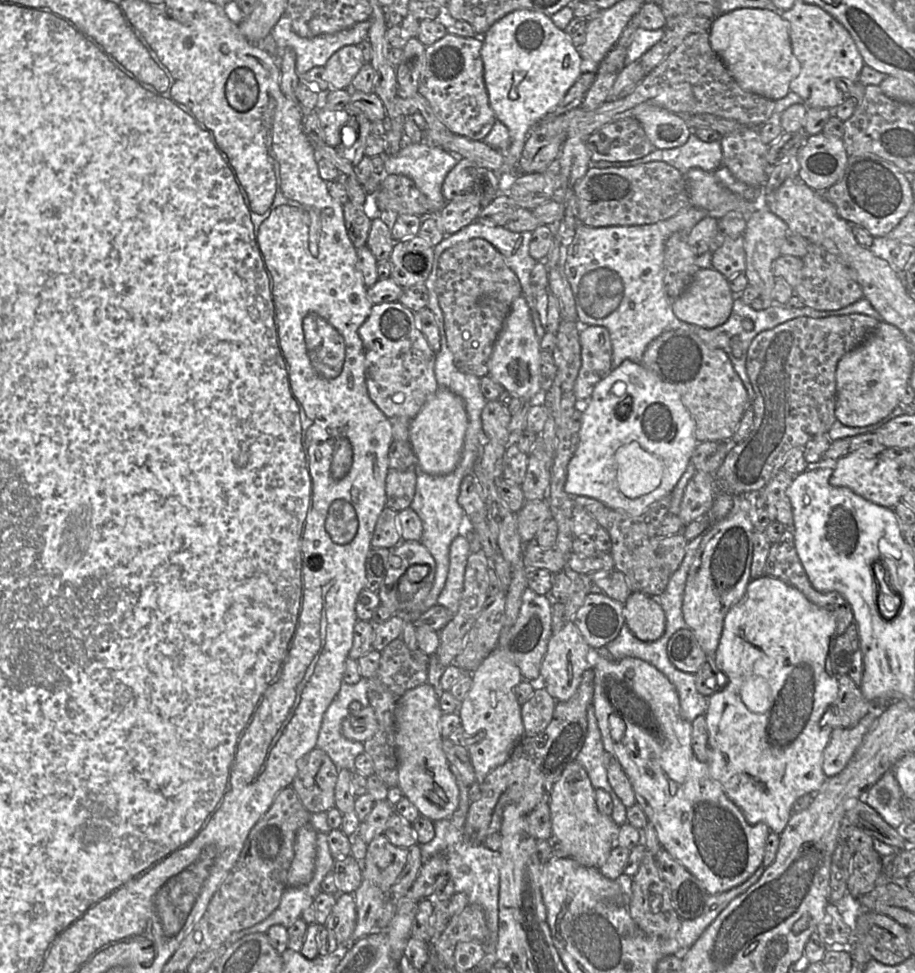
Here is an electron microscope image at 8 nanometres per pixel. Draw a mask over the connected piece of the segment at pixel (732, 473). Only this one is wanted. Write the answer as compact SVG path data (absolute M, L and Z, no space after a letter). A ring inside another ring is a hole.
M859 313L823 318L801 316L779 324L773 329L760 332L753 339L746 360L747 374L755 392L752 402L754 421L751 431L742 442L731 445L724 462L714 473L696 471L690 479L677 514L685 525L706 516L719 493L735 496L762 491L783 469L785 459L792 449L803 448L812 437L829 431L836 421L835 373L838 361L872 334L879 323L877 319Z

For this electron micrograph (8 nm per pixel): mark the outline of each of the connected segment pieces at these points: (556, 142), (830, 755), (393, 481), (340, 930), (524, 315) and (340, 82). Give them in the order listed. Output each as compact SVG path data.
M566 114L530 130L518 163L521 174L543 173L552 161L559 159L566 141Z
M875 708L852 728L832 729L830 740L823 752L822 769L826 778L837 775L846 767L880 710L882 709Z
M417 467L407 470L389 469L386 476L386 506L399 512L409 507L414 498Z
M340 893L337 895L325 926L331 930L336 937L339 947L351 947L352 934L356 926L356 904L353 894Z
M523 295L516 298L512 305L507 318L504 321L502 330L494 344L492 354L488 362L489 376L499 383L505 390L517 395L521 400L531 401L532 405L542 404L539 393L542 390L540 385L540 341L537 338L533 319L529 306Z
M348 45L336 51L324 66L330 88L349 89L364 64L363 54L357 45Z

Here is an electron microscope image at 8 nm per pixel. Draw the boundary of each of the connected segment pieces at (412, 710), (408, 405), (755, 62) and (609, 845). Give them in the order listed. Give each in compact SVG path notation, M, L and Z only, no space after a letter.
M424 683L408 690L399 699L396 710L395 744L398 756L398 786L421 816L435 822L450 818L459 804L459 787L442 749L439 693Z
M401 302L373 304L367 320L359 328L365 349L366 387L370 399L387 418L413 419L439 388L435 379L436 354L418 329L415 314Z
M740 8L719 15L711 24L709 42L744 91L776 101L788 94L790 82L799 73L799 64L792 53L789 23L776 12Z
M576 760L566 766L553 785L549 806L552 837L560 843L569 854L560 858L573 858L583 866L599 869L606 862L611 851L618 846L620 827L614 822L611 816L603 815L599 812L595 801L595 789L591 785L585 769Z

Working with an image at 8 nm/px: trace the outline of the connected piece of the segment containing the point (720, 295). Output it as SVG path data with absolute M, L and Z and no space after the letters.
M713 267L700 268L694 275L687 289L675 299L673 311L683 322L702 328L715 328L729 318L734 302L734 293L729 287L729 280Z

